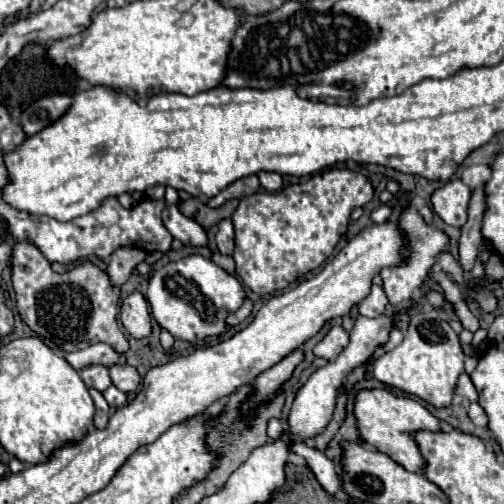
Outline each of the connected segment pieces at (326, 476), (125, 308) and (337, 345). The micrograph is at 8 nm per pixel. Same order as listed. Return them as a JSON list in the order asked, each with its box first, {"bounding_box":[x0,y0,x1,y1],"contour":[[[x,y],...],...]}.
[{"bounding_box":[292,443,340,495],"contour":[[[294,443],[292,445],[292,453],[300,455],[306,465],[314,471],[316,479],[320,481],[320,485],[330,493],[330,495],[338,495],[340,493],[340,477],[338,471],[334,467],[334,463],[318,449],[310,449],[310,447],[302,447],[302,443]]]},{"bounding_box":[120,291,152,337],"contour":[[[134,291],[132,295],[128,295],[122,301],[120,307],[120,319],[124,329],[136,337],[148,337],[152,331],[152,323],[150,323],[150,313],[148,313],[148,301],[144,299],[144,295],[140,291]]]},{"bounding_box":[314,325,348,361],"contour":[[[334,325],[328,333],[326,333],[326,337],[314,347],[314,353],[316,353],[316,357],[324,357],[324,359],[328,359],[328,361],[332,361],[332,359],[336,359],[336,355],[348,345],[348,331],[342,327],[342,325]]]}]

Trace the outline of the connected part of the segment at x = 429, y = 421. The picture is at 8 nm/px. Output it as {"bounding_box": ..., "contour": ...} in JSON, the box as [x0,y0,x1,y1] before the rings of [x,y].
{"bounding_box":[354,389,440,471],"contour":[[[360,389],[354,397],[354,417],[356,417],[356,427],[360,433],[360,439],[376,447],[378,451],[386,453],[390,459],[406,467],[408,471],[420,471],[424,467],[424,459],[412,441],[412,433],[418,429],[430,429],[438,431],[440,421],[426,411],[418,401],[410,397],[398,397],[390,389]]]}

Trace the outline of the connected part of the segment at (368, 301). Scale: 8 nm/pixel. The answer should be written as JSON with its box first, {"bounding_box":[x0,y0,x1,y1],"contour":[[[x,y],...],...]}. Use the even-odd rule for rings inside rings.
{"bounding_box":[358,285,386,319],"contour":[[[372,285],[370,295],[364,301],[360,301],[358,309],[360,309],[360,315],[374,319],[374,317],[380,317],[384,313],[384,305],[386,305],[386,295],[384,295],[382,287]]]}

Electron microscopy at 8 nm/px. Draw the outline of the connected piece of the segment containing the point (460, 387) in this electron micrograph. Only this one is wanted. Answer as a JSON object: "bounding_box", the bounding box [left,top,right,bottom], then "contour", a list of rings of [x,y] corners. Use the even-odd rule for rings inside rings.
{"bounding_box":[454,373,478,401],"contour":[[[462,373],[462,375],[460,375],[458,385],[456,385],[456,391],[454,391],[454,393],[456,393],[456,395],[466,397],[468,401],[476,401],[476,399],[478,399],[478,391],[474,389],[474,385],[472,385],[472,381],[470,381],[470,377],[468,377],[466,373]]]}

